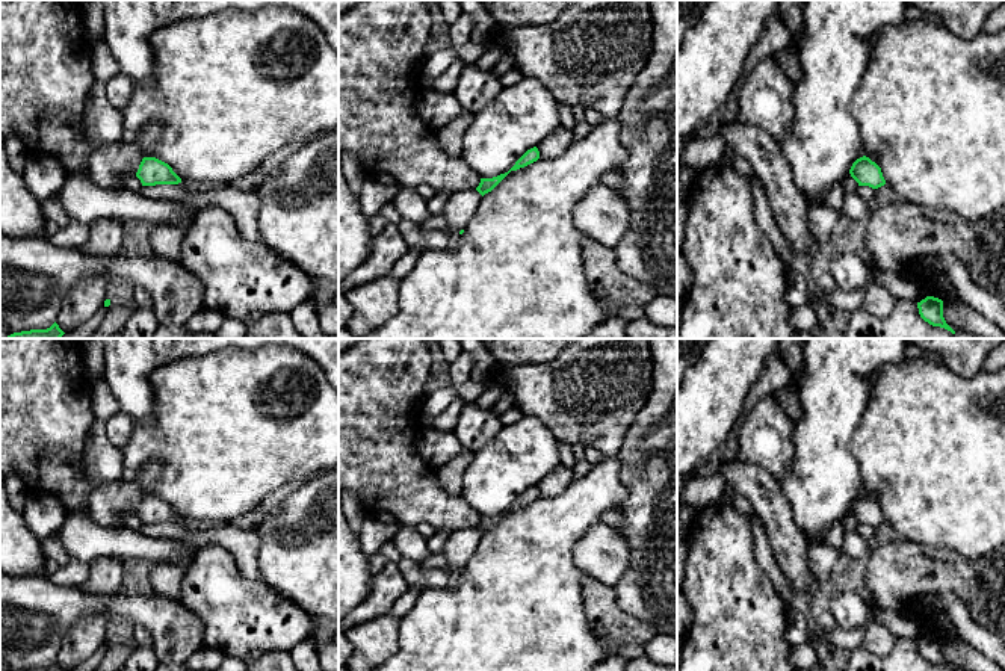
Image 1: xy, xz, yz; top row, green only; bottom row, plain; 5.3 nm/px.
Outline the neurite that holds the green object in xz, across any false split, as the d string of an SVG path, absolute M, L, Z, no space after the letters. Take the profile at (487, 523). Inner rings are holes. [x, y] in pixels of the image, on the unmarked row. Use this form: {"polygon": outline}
{"polygon": "M537 485L527 488L517 500L515 503L505 512L500 512L493 517L481 517L479 524L476 529L484 535L485 532L491 530L511 509L517 509L520 506L524 506L540 497L540 490Z"}

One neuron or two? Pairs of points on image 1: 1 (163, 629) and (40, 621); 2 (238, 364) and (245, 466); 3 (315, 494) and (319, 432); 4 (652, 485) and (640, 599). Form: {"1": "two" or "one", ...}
{"1": "one", "2": "one", "3": "two", "4": "one"}

